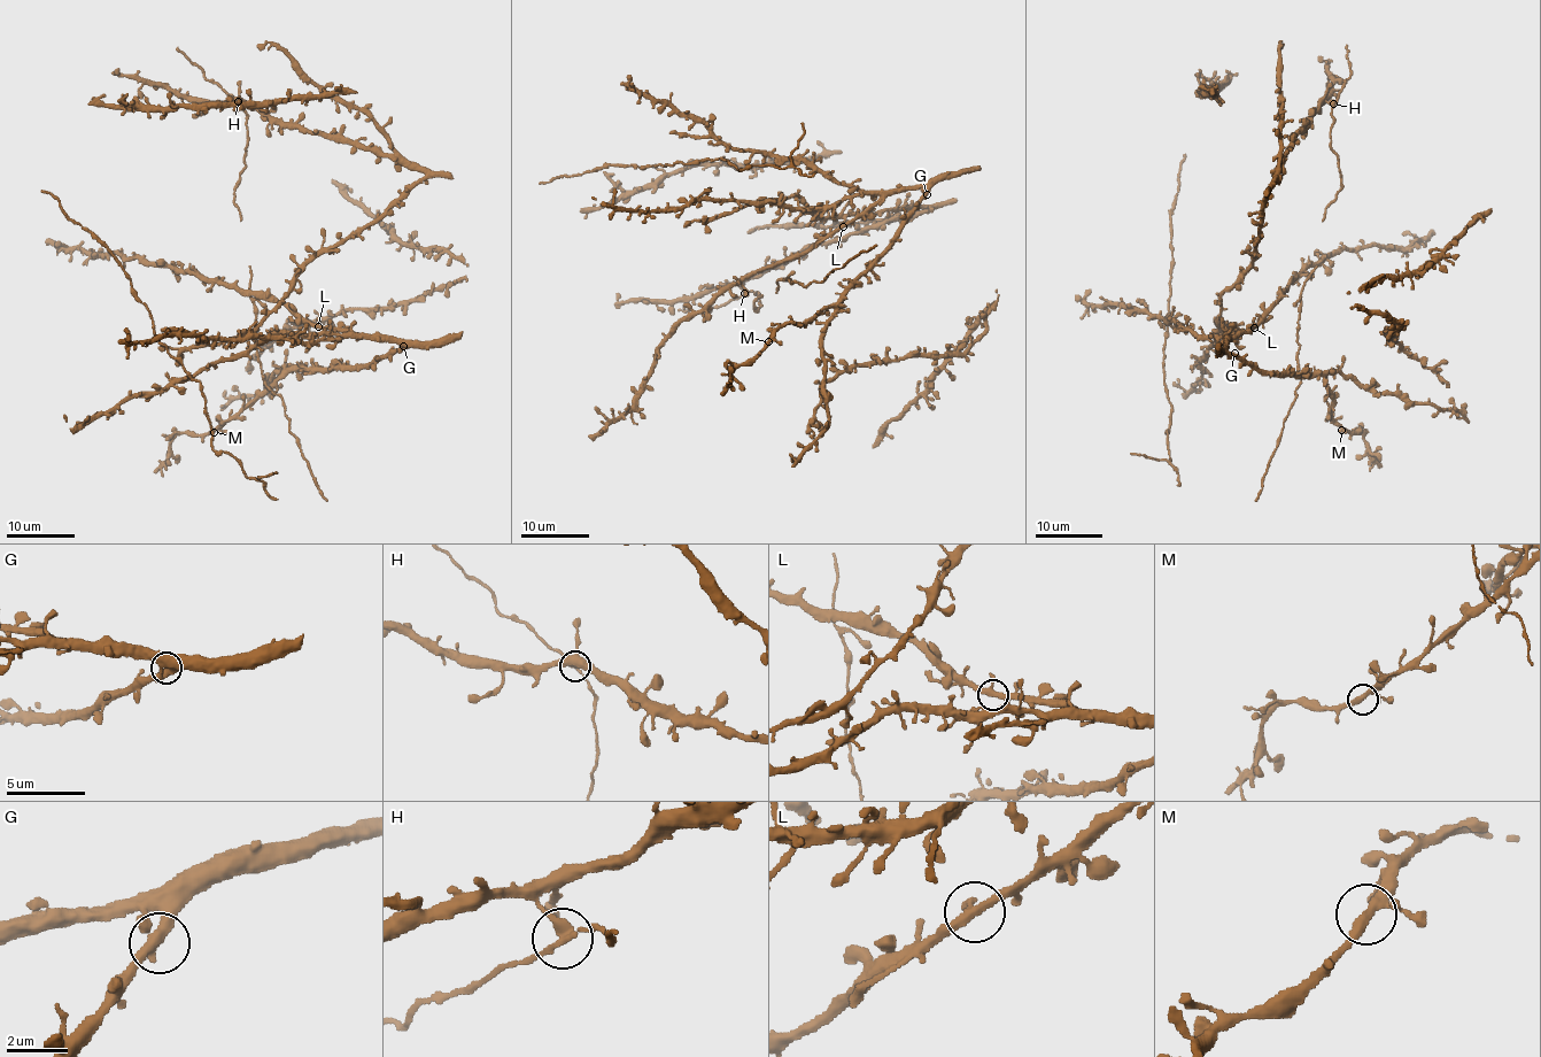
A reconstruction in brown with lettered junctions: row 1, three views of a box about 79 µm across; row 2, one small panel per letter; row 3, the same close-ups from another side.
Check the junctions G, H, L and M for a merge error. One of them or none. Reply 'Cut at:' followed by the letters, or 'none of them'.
Cut at: none of them

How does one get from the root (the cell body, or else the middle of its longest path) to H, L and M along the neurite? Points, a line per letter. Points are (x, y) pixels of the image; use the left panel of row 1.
H: (401, 347), (335, 336), (255, 340), (256, 325), (310, 262), (377, 222), (425, 174), (270, 121), (239, 101)
L: (401, 347), (395, 341), (372, 340), (353, 332), (318, 326)
M: (401, 347), (368, 367), (299, 367), (286, 371), (214, 432)

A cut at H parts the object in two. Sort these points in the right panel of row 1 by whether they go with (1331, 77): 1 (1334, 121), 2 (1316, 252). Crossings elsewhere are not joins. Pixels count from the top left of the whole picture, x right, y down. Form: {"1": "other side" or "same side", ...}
{"1": "other side", "2": "same side"}

